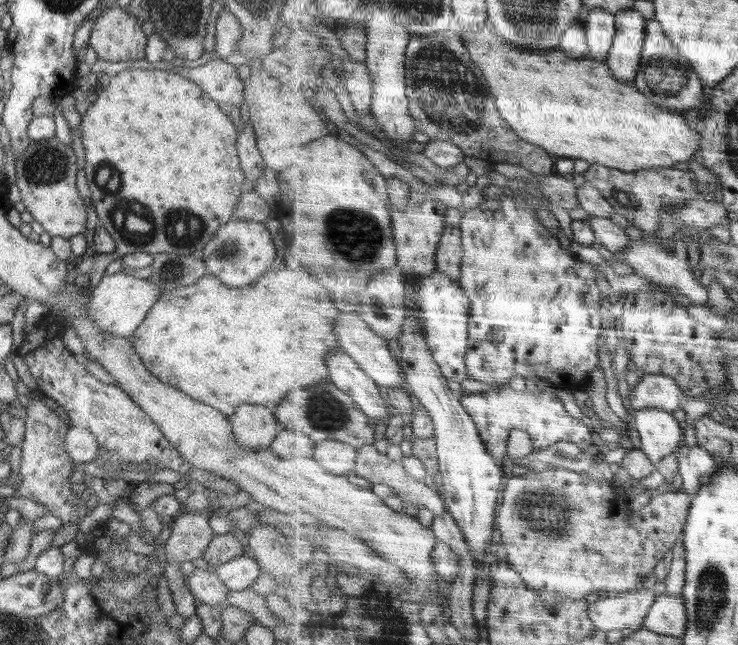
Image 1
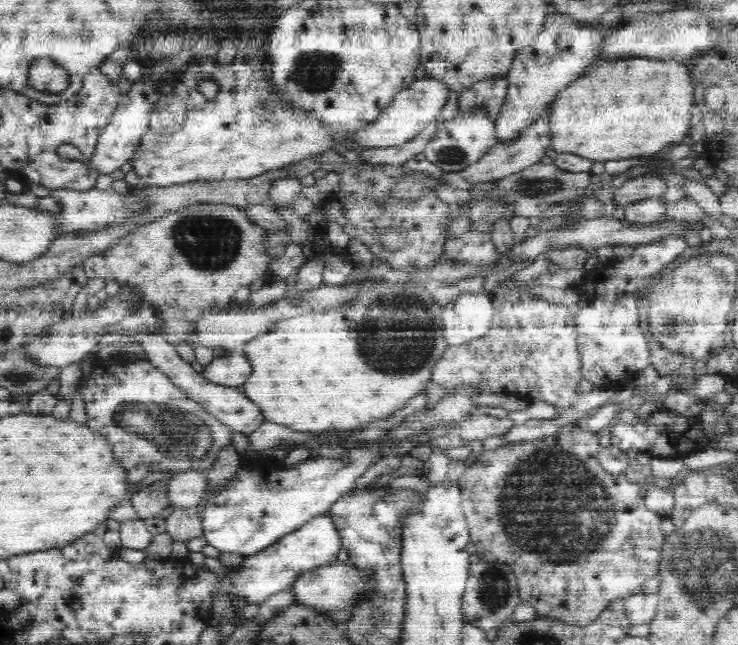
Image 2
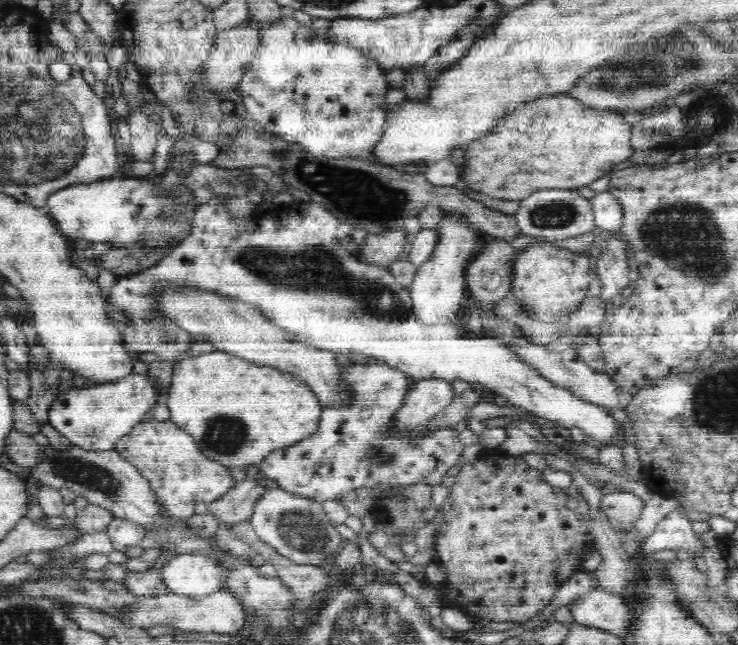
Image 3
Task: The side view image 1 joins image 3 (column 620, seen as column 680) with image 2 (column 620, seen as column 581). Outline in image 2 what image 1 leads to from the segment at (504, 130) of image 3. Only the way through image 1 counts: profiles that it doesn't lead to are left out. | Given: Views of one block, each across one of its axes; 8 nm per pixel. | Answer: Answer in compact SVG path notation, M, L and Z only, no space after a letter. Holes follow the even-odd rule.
M629 57L624 60L602 62L598 64L588 76L578 77L573 80L564 90L558 92L554 106L552 106L552 152L572 152L574 154L592 159L593 161L616 160L616 158L634 158L634 157L656 157L665 153L682 142L687 142L688 132L694 120L694 106L696 85L692 80L692 69L690 60L684 59L657 59L652 57Z

